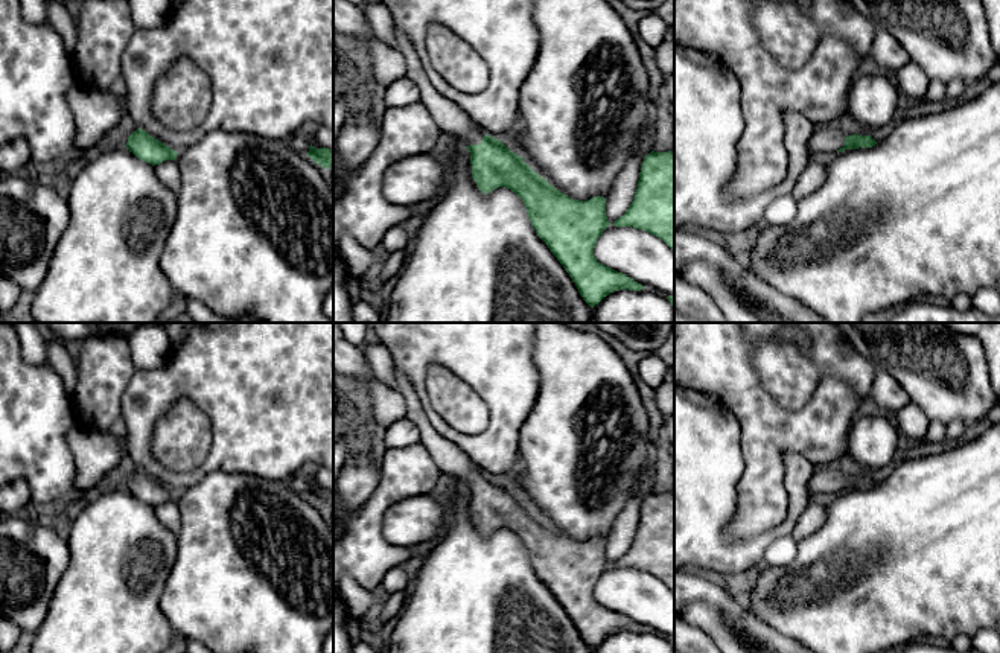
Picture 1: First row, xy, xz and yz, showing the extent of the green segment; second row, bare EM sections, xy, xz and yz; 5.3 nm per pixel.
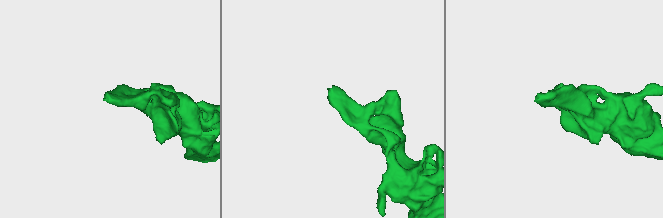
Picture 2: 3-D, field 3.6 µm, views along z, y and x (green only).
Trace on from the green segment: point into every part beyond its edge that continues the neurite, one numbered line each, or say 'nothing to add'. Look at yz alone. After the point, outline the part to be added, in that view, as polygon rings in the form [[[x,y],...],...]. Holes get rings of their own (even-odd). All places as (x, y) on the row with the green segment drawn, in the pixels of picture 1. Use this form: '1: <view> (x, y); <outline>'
1: yz (825, 140); [[[819,125],[814,126],[813,134],[808,142],[810,154],[820,154],[825,158],[836,155],[840,148],[845,145],[845,137],[842,131],[828,126]]]

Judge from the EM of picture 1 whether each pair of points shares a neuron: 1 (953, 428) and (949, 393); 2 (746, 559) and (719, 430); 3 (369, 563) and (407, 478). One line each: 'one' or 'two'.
1: two
2: one
3: one

